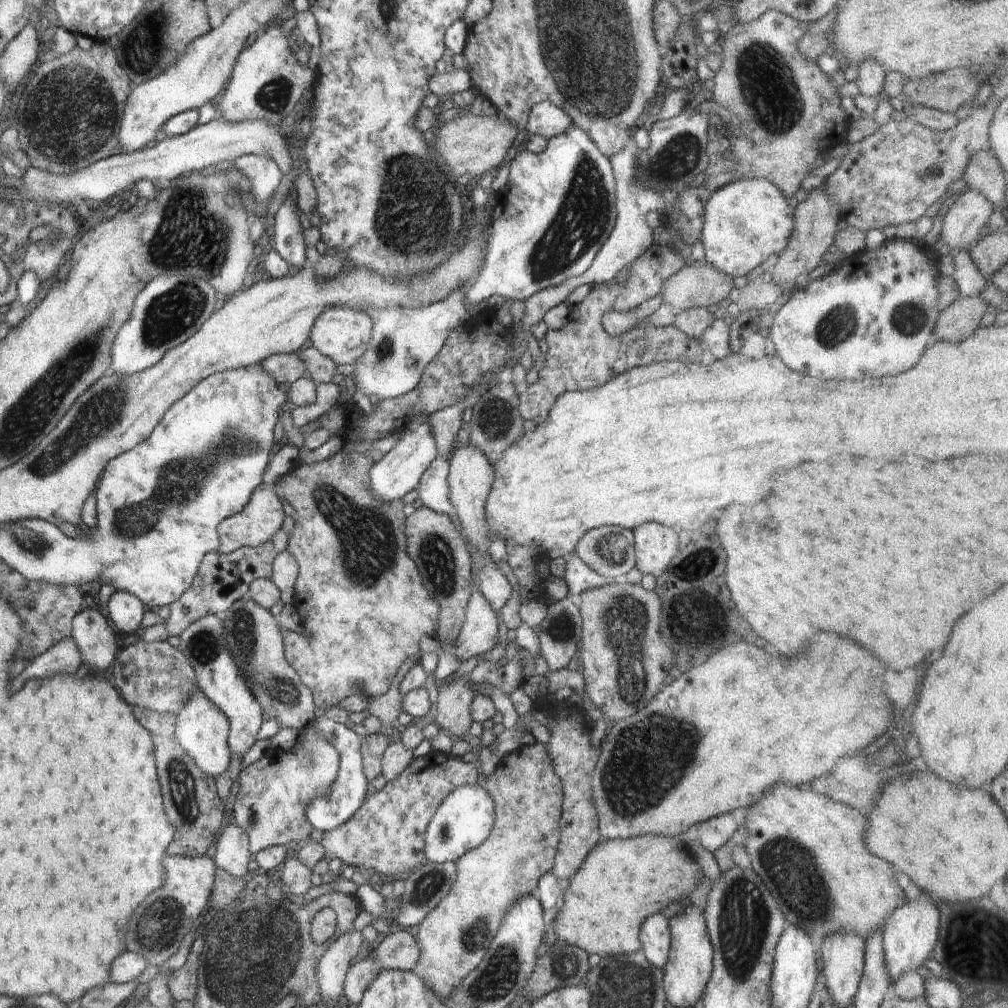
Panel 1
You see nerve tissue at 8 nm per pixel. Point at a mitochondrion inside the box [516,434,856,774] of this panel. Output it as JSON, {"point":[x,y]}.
{"point":[627,618]}

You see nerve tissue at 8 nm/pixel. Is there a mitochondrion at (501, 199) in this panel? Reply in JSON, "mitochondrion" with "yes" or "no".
{"mitochondrion":"no"}

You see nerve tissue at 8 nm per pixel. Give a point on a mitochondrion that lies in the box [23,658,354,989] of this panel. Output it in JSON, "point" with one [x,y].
{"point":[161,920]}

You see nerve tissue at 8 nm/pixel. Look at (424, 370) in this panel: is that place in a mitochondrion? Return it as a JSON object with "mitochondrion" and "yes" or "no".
{"mitochondrion":"no"}

